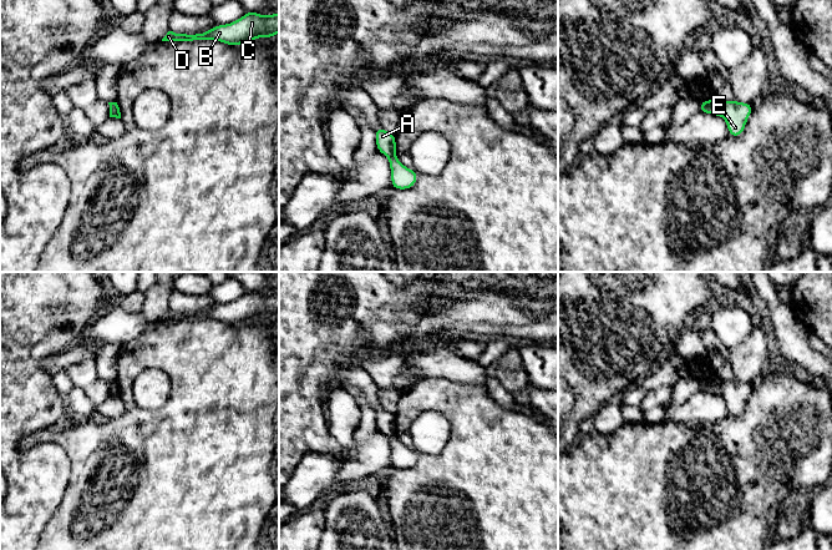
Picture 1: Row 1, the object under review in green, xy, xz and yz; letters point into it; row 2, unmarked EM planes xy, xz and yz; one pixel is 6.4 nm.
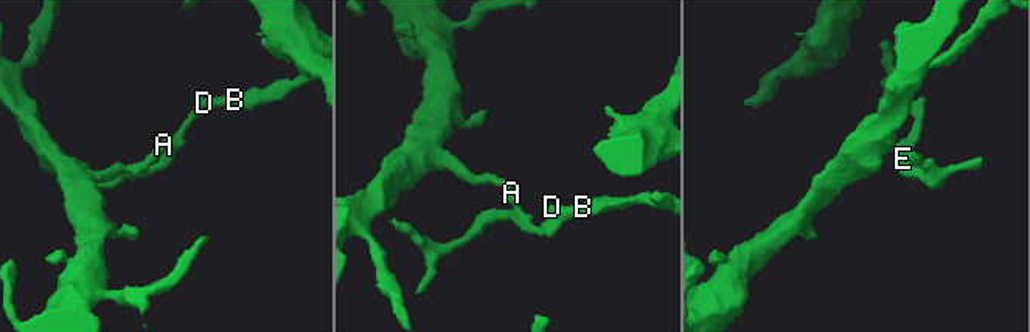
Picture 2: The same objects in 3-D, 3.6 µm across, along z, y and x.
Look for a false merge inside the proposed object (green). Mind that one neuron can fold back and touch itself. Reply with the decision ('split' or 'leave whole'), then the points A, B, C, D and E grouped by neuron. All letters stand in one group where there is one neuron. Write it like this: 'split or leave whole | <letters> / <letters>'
split | A / B C D E

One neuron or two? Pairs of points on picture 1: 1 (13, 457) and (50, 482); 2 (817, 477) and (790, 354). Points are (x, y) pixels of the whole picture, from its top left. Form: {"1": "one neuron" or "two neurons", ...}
{"1": "one neuron", "2": "two neurons"}

